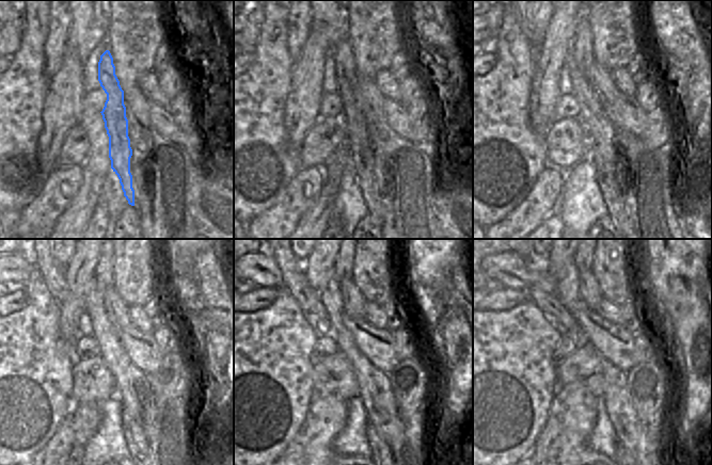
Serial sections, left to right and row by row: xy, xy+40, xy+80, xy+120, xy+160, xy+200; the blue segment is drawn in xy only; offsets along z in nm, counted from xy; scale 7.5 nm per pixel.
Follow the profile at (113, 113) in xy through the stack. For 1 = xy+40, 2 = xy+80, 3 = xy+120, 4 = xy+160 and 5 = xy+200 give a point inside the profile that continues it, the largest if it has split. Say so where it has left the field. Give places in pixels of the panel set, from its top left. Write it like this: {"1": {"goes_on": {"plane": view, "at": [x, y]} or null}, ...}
{"1": {"goes_on": {"plane": "xy+40", "at": [354, 124]}}, "2": {"goes_on": {"plane": "xy+80", "at": [602, 151]}}, "3": {"goes_on": {"plane": "xy+120", "at": [132, 385]}}, "4": {"goes_on": {"plane": "xy+160", "at": [384, 430]}}, "5": {"goes_on": {"plane": "xy+200", "at": [634, 448]}}}

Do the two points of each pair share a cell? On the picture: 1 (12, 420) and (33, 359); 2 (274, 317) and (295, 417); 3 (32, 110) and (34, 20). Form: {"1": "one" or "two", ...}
{"1": "one", "2": "one", "3": "one"}

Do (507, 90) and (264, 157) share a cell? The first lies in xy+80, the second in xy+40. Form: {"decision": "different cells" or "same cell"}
{"decision": "same cell"}

